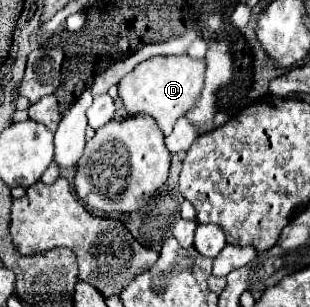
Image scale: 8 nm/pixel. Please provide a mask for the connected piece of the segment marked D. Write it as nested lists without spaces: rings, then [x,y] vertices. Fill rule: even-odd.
[[[187,54],[155,56],[151,60],[141,62],[133,72],[129,72],[119,82],[119,96],[131,116],[147,114],[147,116],[155,118],[161,132],[165,136],[169,136],[177,118],[183,116],[189,110],[189,106],[195,102],[195,98],[199,96],[199,92],[203,88],[205,70],[207,70],[205,60],[195,60]]]

